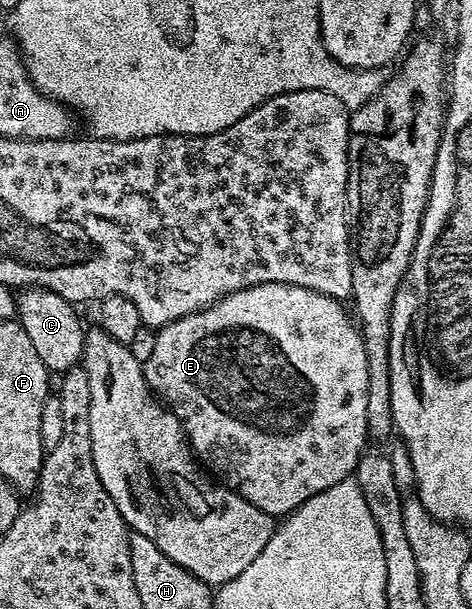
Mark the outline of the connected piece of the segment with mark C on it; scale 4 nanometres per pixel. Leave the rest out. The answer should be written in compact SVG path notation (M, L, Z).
M25 287L23 291L16 296L16 316L22 330L26 330L26 338L30 338L30 343L34 345L38 358L42 358L44 365L48 367L49 373L66 373L71 368L77 367L81 363L84 354L84 333L85 325L80 325L80 320L76 317L77 309L66 298L54 294L45 288Z

